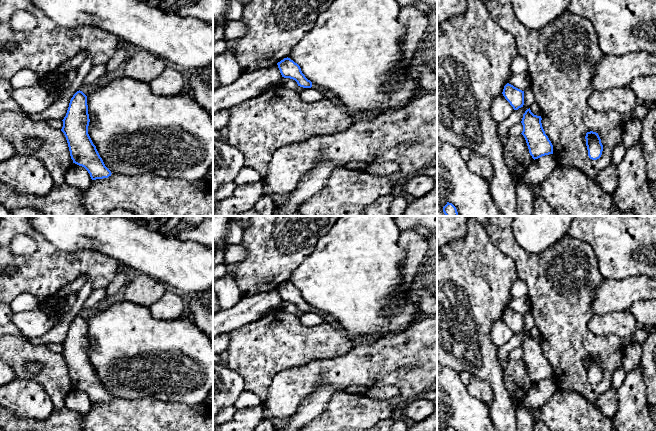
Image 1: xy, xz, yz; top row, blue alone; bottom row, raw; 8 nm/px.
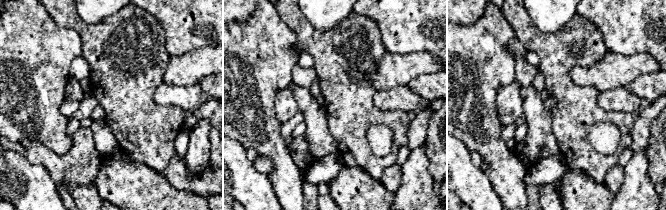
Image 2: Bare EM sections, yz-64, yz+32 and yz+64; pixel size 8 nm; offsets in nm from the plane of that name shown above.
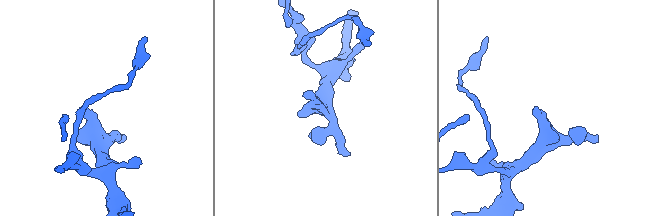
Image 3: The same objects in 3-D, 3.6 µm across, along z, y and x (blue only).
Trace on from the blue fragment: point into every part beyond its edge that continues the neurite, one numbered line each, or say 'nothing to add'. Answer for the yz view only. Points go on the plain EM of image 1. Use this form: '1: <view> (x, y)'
nothing to add

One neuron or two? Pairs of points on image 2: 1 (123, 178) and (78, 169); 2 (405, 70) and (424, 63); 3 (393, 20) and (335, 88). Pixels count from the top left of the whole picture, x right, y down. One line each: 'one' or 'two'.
1: two
2: one
3: two

